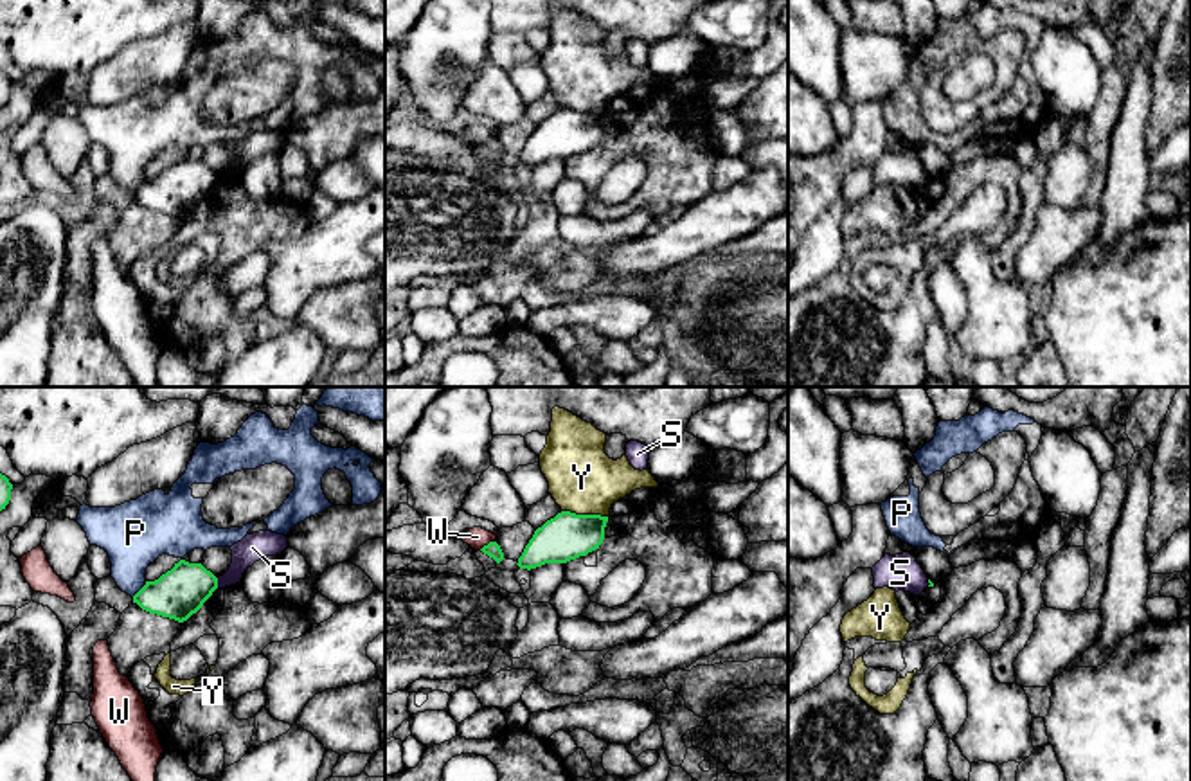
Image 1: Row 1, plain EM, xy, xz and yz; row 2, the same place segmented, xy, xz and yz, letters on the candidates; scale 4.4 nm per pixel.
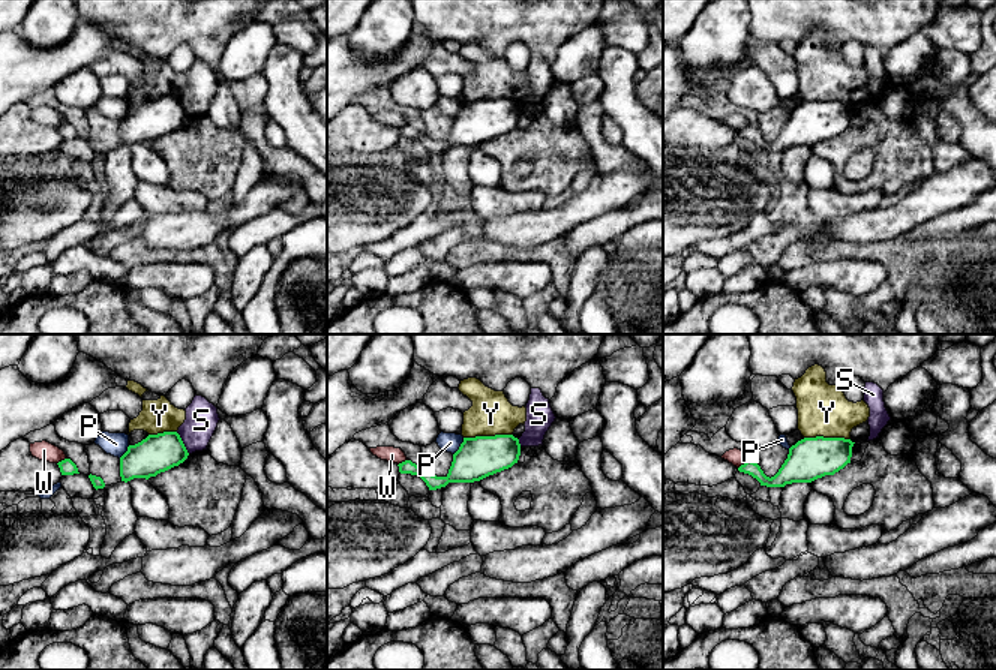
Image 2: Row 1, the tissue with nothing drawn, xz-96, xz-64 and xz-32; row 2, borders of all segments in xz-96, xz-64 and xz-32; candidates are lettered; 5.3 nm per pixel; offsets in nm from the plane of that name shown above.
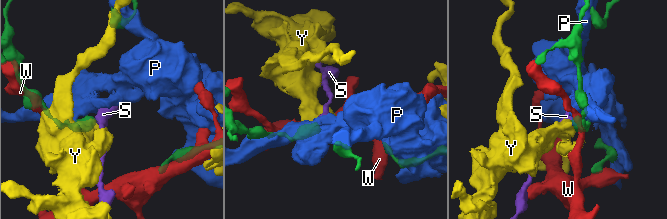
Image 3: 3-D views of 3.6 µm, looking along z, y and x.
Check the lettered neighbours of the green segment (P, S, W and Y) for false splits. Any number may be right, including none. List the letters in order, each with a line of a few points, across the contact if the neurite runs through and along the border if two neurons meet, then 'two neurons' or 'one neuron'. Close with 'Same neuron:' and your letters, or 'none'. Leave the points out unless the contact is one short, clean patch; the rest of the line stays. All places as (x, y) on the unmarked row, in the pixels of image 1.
P: two neurons
S: line xy (216, 175), (218, 184); two neurons
W: two neurons
Y: two neurons
Same neuron: none

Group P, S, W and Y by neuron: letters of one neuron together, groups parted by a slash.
P / S / W / Y

